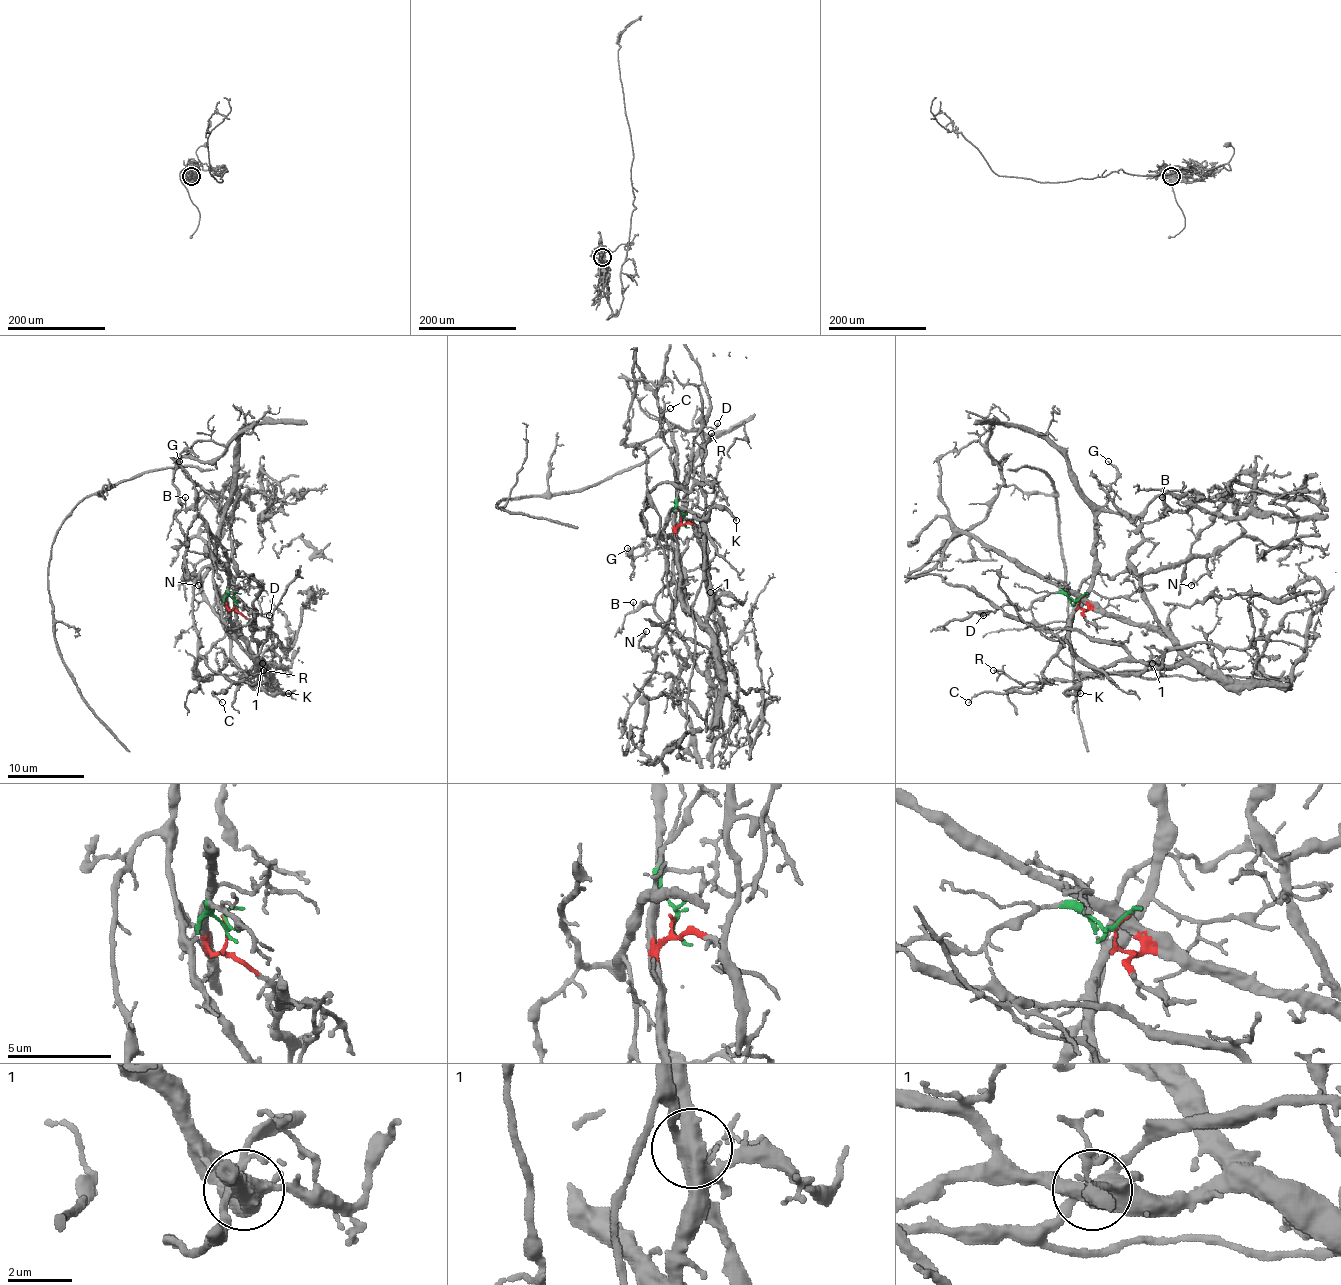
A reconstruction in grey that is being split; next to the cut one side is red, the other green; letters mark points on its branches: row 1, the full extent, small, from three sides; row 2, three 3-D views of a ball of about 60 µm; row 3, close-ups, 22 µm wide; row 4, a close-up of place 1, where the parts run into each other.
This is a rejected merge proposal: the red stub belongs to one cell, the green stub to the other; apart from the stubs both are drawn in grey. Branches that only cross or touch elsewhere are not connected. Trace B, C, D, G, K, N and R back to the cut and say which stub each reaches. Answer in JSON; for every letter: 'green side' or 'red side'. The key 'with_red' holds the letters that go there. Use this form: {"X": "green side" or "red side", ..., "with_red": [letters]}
{"B": "green side", "C": "green side", "D": "green side", "G": "green side", "K": "red side", "N": "red side", "R": "green side", "with_red": ["K", "N"]}

